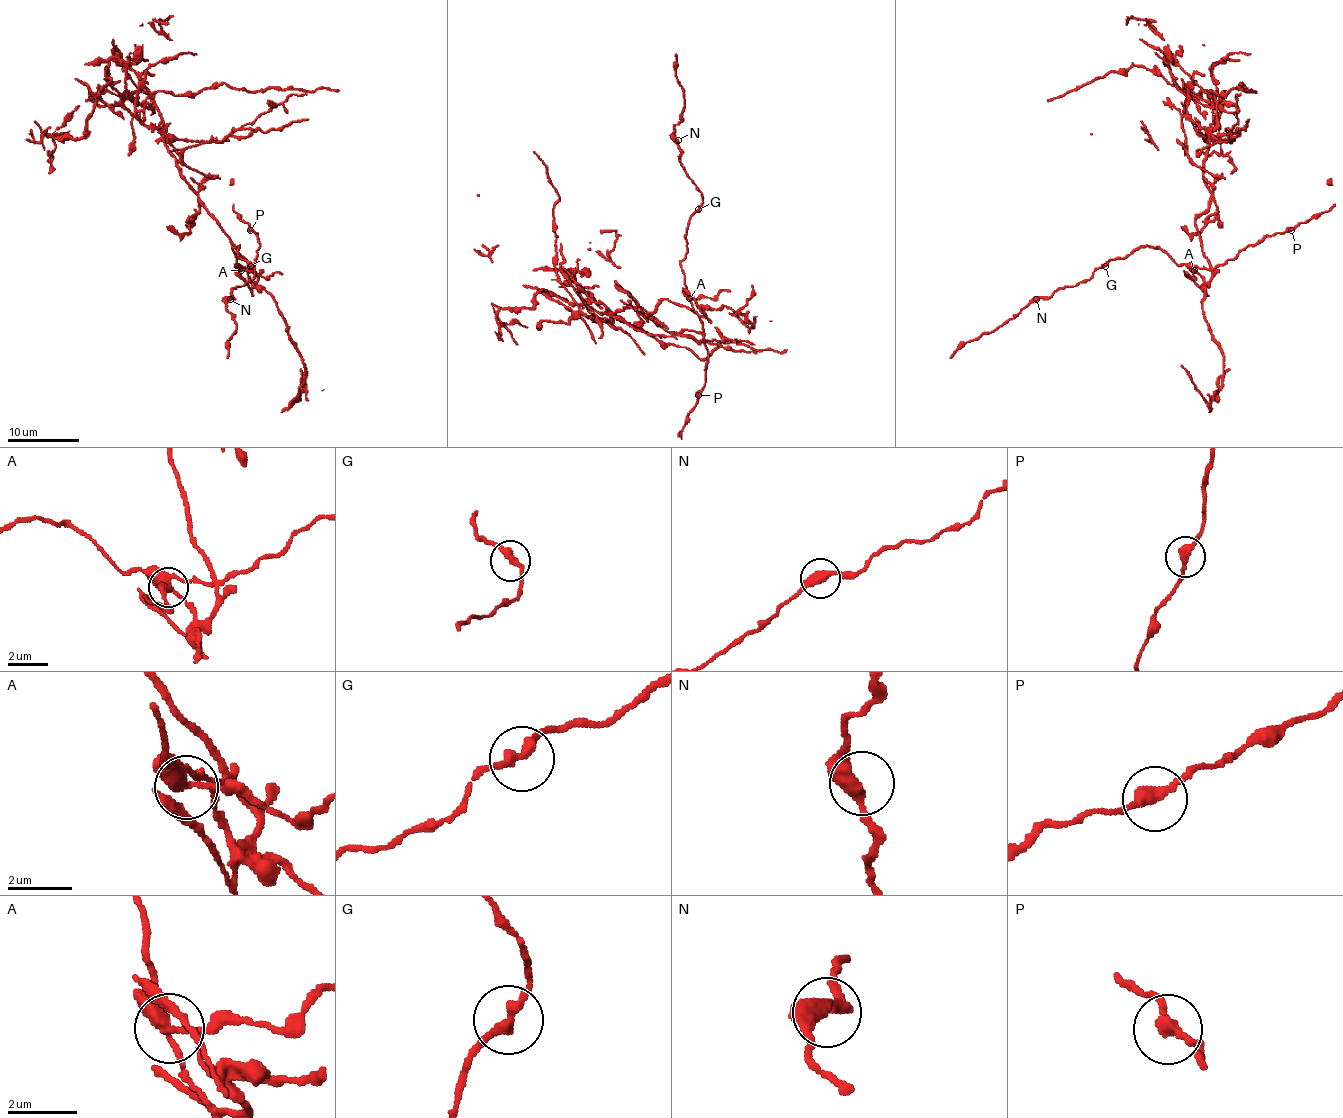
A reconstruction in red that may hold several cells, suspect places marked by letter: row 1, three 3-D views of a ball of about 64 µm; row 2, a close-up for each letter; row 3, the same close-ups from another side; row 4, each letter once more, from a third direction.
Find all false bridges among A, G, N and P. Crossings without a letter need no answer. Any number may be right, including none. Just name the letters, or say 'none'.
A

